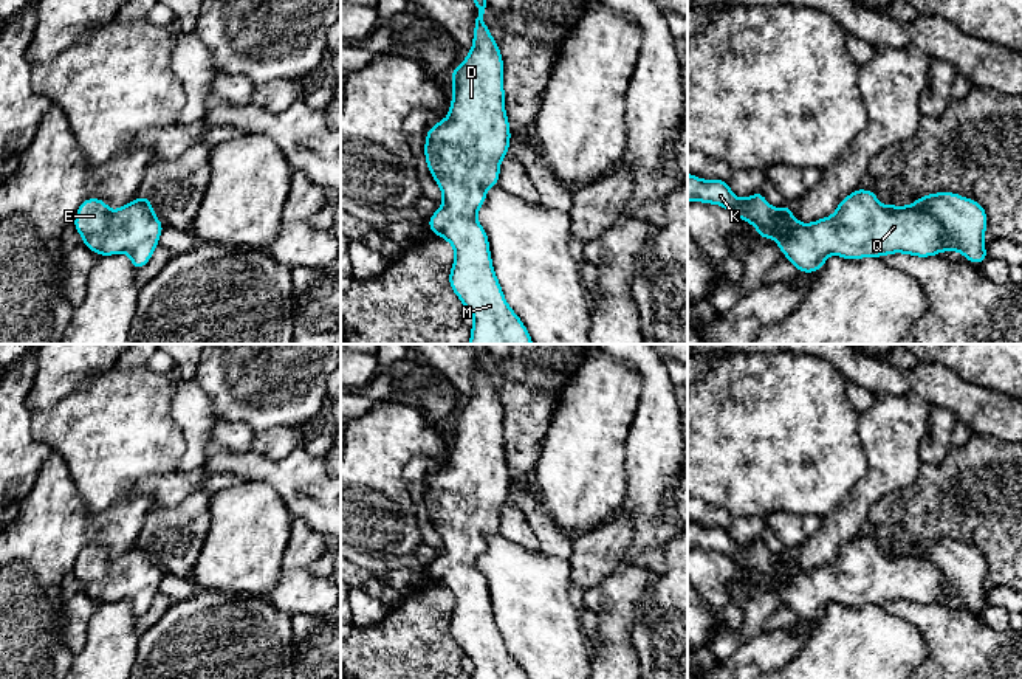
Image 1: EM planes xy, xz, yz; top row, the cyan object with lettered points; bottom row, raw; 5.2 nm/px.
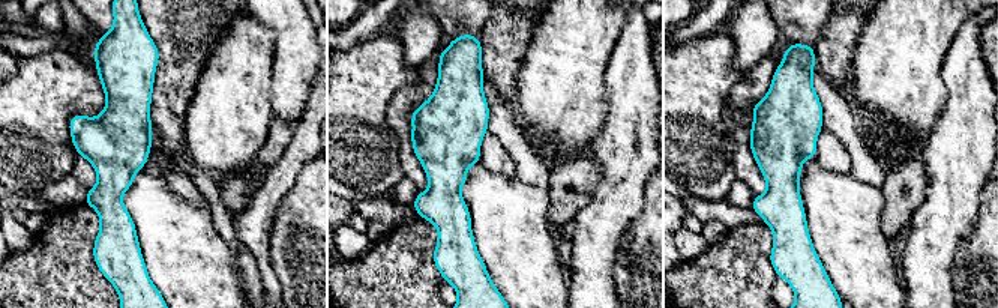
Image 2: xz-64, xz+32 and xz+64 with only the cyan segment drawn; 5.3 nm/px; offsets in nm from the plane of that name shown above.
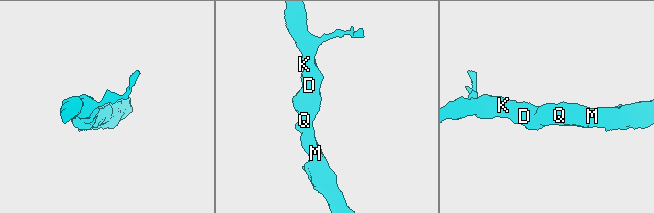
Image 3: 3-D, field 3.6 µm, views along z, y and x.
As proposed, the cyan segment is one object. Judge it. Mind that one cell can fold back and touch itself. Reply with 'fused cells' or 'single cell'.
single cell

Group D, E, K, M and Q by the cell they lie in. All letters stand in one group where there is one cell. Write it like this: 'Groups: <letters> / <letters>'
Groups: D E K M Q

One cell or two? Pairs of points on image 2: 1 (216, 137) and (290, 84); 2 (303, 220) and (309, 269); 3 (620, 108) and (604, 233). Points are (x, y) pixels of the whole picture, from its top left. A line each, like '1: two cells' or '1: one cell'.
1: two cells
2: one cell
3: one cell

